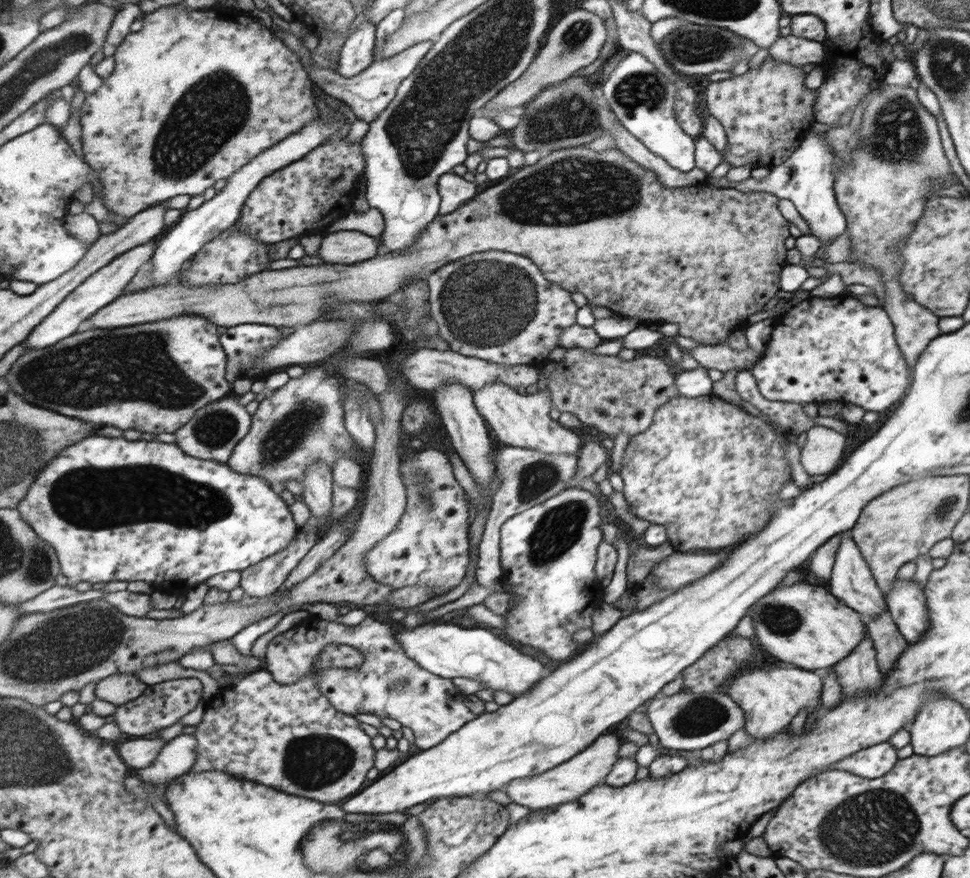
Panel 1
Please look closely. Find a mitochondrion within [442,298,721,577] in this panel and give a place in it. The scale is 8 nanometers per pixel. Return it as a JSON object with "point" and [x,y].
{"point":[559,529]}

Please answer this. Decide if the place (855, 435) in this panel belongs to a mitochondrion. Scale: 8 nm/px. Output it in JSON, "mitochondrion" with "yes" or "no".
{"mitochondrion":"no"}

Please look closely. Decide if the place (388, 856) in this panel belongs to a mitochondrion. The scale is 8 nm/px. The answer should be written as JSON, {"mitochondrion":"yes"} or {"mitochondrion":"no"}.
{"mitochondrion":"yes"}

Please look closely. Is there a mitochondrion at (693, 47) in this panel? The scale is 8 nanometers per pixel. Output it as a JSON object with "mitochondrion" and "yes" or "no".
{"mitochondrion":"yes"}

